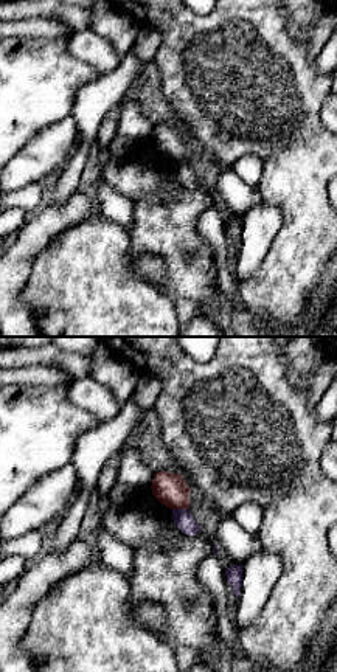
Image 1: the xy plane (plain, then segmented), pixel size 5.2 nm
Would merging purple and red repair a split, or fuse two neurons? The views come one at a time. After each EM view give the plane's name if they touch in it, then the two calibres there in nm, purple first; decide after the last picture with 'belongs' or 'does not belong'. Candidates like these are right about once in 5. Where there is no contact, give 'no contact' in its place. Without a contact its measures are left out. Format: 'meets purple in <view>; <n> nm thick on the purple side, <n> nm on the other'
meets purple in xy; 90 nm thick on the purple side, 170 nm on the other

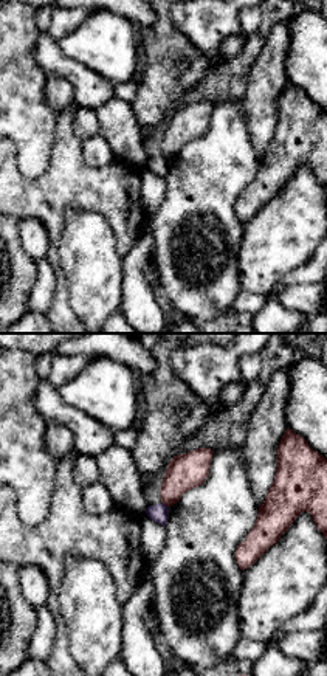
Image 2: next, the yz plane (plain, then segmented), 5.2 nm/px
meets purple in yz; 100 nm thick on the purple side, 190 nm on the other

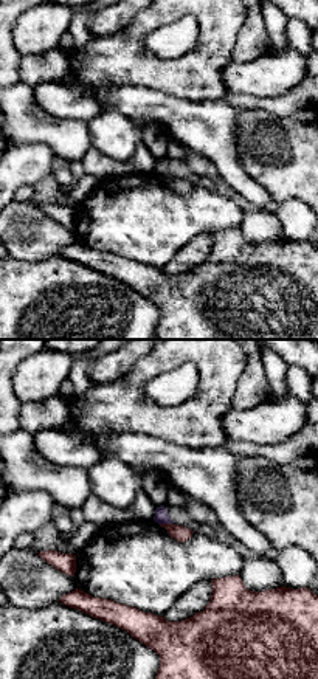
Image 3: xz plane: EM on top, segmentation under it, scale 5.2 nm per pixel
meets purple in xz; 70 nm thick on the purple side, 80 nm on the other

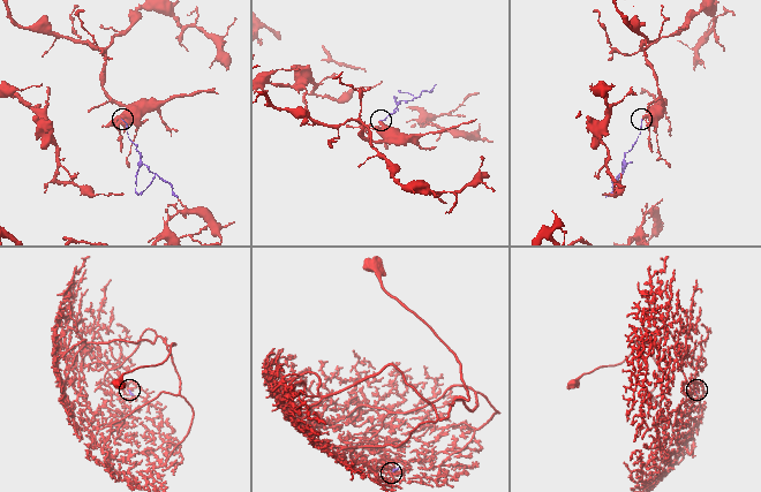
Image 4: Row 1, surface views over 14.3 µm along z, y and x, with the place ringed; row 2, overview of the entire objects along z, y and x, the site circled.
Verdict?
does not belong

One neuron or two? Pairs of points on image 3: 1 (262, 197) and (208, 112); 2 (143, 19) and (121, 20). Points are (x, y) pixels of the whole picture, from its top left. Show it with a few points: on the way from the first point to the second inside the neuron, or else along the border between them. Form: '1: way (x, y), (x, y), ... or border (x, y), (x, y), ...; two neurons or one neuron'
1: way (241, 180), (228, 168), (213, 134); one neuron
2: border (137, 16), (117, 33), (98, 34); two neurons

